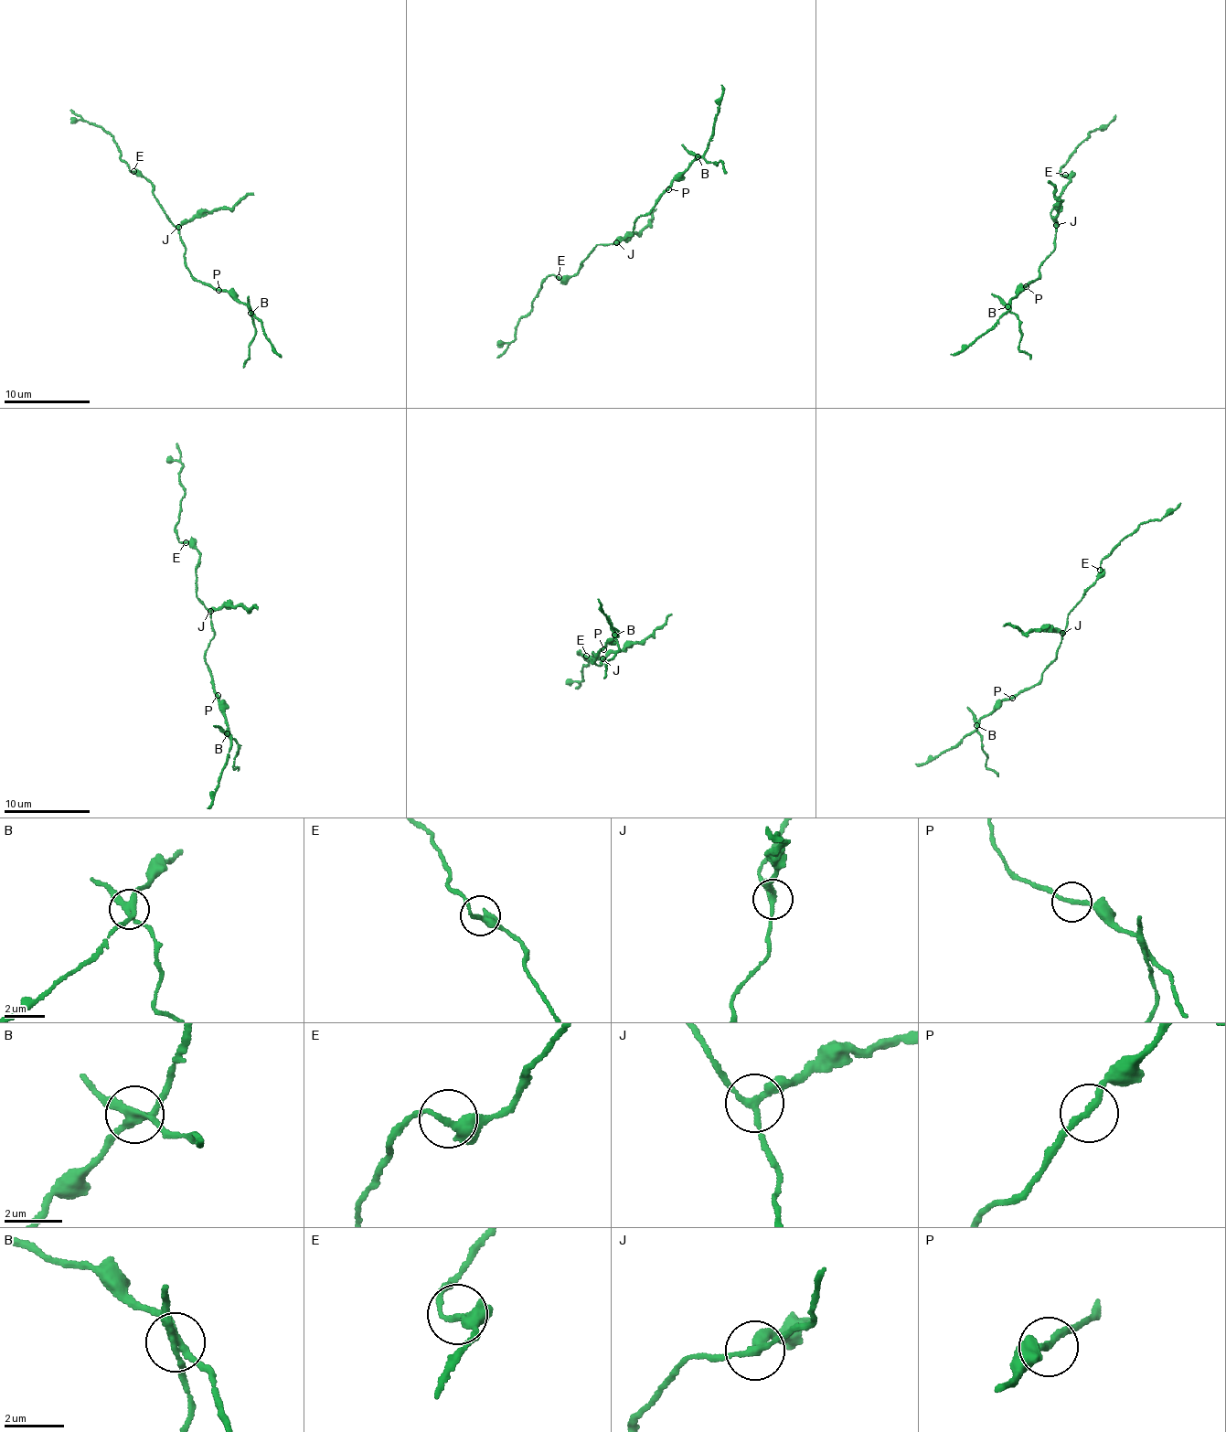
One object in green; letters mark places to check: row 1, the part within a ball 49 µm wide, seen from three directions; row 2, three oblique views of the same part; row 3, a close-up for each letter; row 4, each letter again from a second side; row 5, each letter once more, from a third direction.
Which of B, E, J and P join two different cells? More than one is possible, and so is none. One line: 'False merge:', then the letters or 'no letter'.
False merge: B, J

